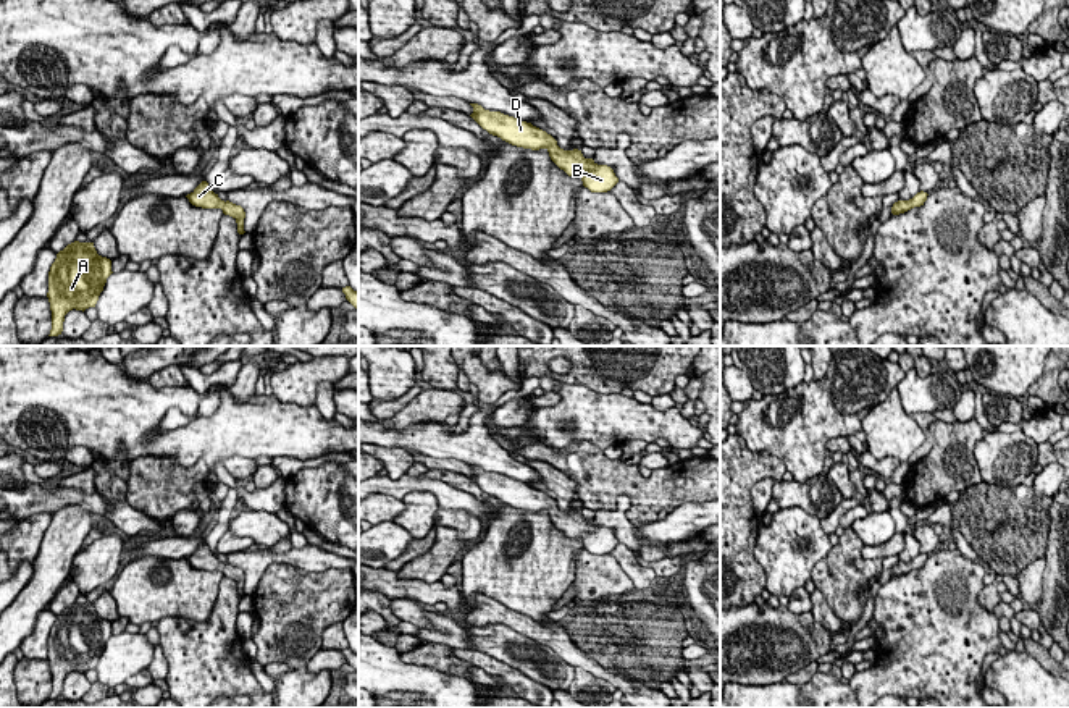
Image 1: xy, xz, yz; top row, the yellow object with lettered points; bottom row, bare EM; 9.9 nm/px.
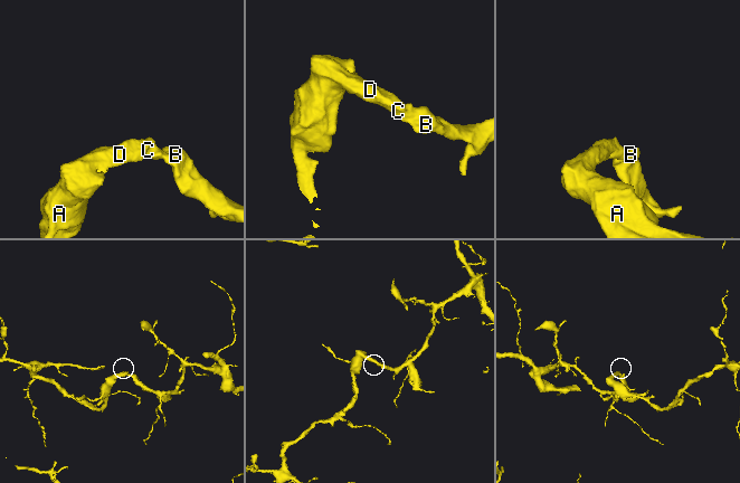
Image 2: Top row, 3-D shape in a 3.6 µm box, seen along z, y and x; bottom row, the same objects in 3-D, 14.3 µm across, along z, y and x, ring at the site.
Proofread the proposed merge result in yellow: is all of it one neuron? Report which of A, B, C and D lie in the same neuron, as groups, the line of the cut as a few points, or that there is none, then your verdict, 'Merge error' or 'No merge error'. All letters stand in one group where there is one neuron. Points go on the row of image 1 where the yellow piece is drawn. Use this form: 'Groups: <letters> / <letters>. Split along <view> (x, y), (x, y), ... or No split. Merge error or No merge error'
Groups: A B C D. No split. No merge error

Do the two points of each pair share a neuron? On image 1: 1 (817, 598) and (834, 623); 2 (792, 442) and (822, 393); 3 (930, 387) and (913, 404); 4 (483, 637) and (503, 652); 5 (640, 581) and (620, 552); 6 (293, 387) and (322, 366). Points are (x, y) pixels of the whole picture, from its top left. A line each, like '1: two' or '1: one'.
1: one
2: one
3: one
4: one
5: one
6: one

